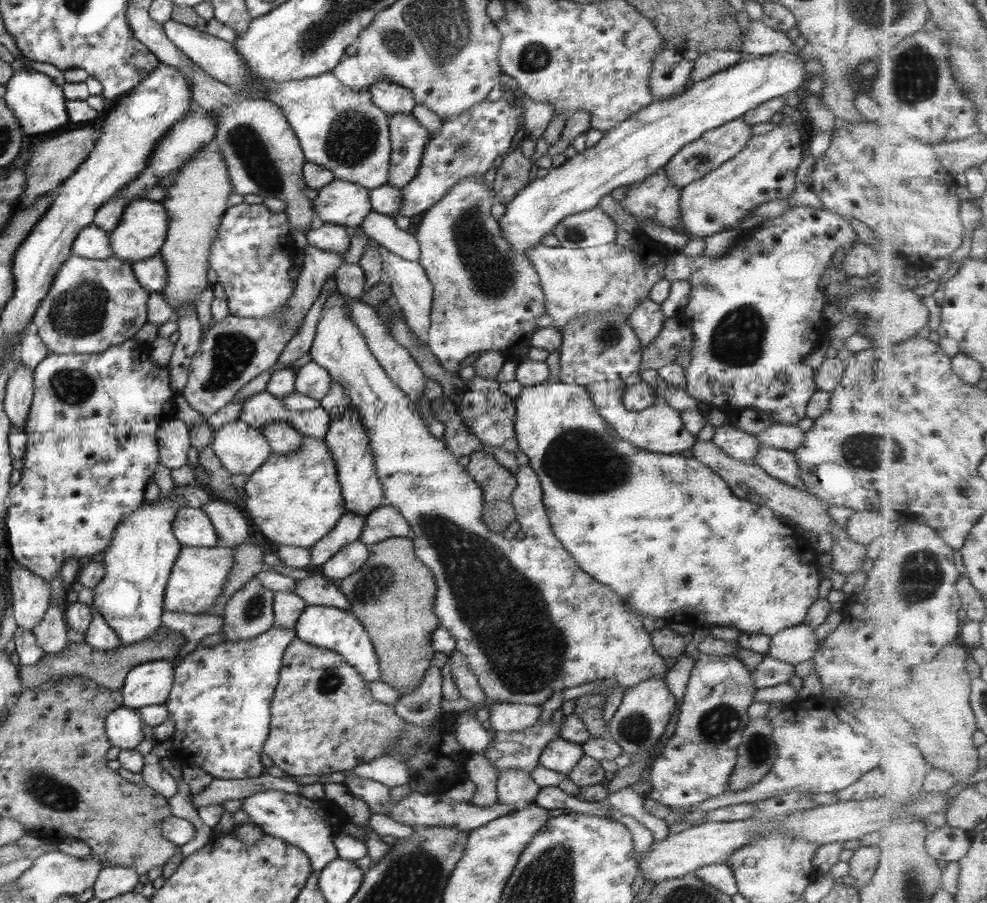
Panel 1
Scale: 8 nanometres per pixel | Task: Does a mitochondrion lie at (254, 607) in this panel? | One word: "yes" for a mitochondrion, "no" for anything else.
yes

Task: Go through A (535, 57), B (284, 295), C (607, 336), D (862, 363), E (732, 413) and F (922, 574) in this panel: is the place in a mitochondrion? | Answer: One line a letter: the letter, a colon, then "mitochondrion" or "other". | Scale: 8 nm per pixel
A: mitochondrion
B: other
C: mitochondrion
D: other
E: other
F: mitochondrion

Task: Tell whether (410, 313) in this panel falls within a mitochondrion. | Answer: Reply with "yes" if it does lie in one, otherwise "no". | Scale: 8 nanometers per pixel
no

